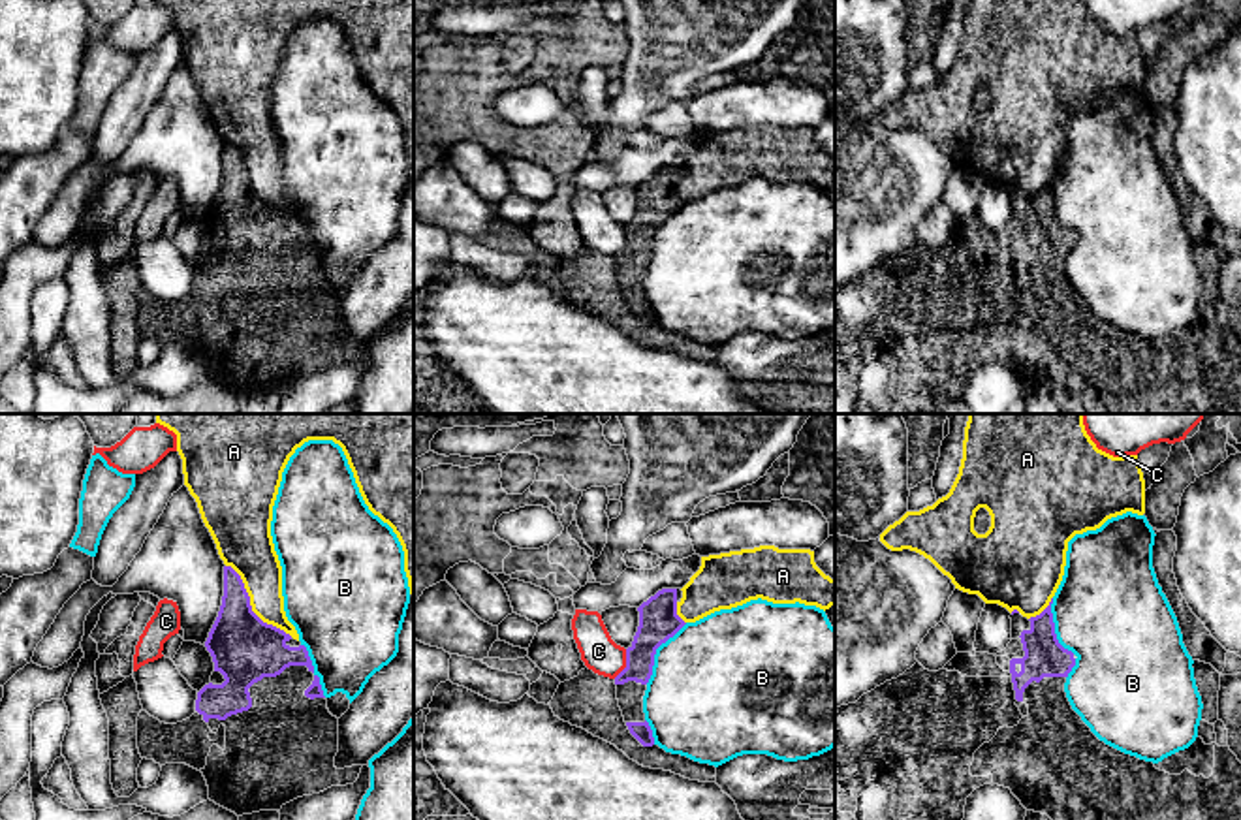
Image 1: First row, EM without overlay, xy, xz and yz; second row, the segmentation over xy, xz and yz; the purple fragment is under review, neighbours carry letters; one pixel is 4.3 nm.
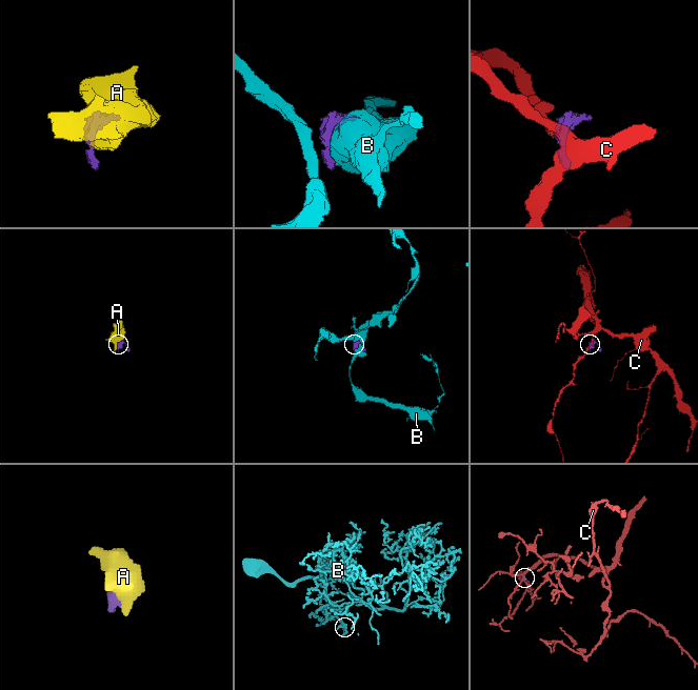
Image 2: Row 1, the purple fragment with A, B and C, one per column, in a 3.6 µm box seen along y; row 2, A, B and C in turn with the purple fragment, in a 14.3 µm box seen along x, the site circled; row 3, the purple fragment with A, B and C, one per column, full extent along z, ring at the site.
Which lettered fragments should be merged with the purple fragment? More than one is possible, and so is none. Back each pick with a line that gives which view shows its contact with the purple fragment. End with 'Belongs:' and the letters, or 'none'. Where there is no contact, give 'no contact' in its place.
Belongs: none

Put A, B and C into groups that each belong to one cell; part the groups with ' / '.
A / B / C

